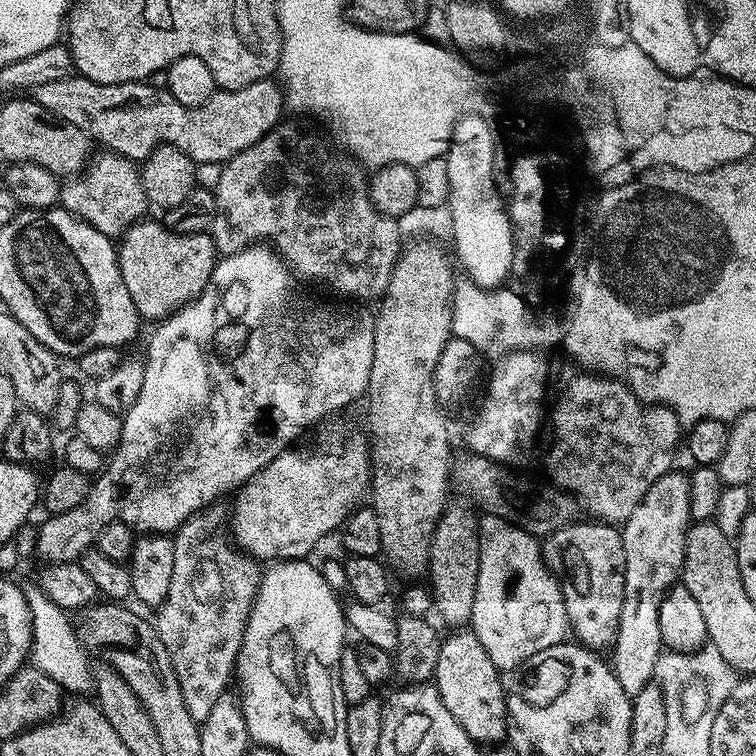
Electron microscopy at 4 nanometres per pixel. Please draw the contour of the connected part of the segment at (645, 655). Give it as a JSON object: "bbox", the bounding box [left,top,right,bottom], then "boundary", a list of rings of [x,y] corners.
{"bbox":[610,472,689,698],"boundary":[[[664,472],[653,484],[651,481],[645,487],[640,501],[622,521],[622,595],[618,634],[616,643],[610,649],[610,667],[625,696],[629,698],[638,695],[655,677],[656,665],[661,663],[658,606],[666,589],[681,575],[684,567],[684,538],[689,527],[688,476],[680,472]]]}

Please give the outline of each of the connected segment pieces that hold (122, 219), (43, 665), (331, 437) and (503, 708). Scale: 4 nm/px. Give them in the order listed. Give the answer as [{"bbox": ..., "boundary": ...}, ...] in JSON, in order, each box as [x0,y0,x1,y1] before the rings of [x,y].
[{"bbox":[59,150,150,238],"boundary":[[[100,150],[89,159],[83,172],[67,177],[60,186],[59,207],[66,209],[71,216],[85,220],[103,236],[119,238],[132,224],[145,219],[150,205],[142,190],[140,168],[133,161],[119,156],[117,152]]]},{"bbox":[25,591,93,694],"boundary":[[[30,591],[25,595],[25,607],[30,612],[31,640],[29,642],[29,661],[31,665],[41,670],[48,678],[58,682],[60,688],[67,693],[86,694],[93,687],[93,667],[90,666],[89,655],[77,640],[75,627],[67,611],[51,602],[44,592]]]},{"bbox":[230,432,370,562],"boundary":[[[320,432],[304,452],[279,452],[266,467],[243,481],[232,512],[230,508],[230,536],[235,547],[260,562],[299,560],[307,557],[323,536],[333,535],[370,488],[370,444],[360,432],[345,436]]]},{"bbox":[434,630,510,746],"boundary":[[[471,630],[449,632],[452,633],[441,639],[438,650],[438,666],[434,677],[438,694],[442,698],[446,710],[450,710],[450,714],[454,714],[454,722],[458,722],[458,726],[462,726],[462,730],[466,730],[466,734],[473,742],[480,746],[499,745],[503,741],[500,739],[507,734],[508,723],[510,723],[509,705],[506,701],[504,702],[504,688],[500,685],[501,669],[497,668],[494,662],[490,662],[490,654],[486,650],[486,646],[482,646],[480,639]]]}]

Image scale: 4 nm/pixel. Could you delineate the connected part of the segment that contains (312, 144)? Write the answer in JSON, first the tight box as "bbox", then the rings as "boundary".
{"bbox":[210,122,402,301],"boundary":[[[281,122],[271,132],[267,132],[258,142],[254,142],[254,146],[250,146],[246,150],[242,150],[238,155],[224,161],[218,178],[218,186],[214,190],[216,213],[212,219],[210,229],[212,241],[215,244],[217,253],[220,254],[240,252],[253,242],[267,242],[274,249],[276,256],[288,265],[293,277],[300,279],[301,276],[304,280],[313,280],[316,284],[325,284],[326,287],[333,288],[334,291],[341,292],[344,296],[353,296],[356,300],[373,299],[372,301],[375,301],[384,295],[386,286],[390,282],[392,267],[397,256],[400,255],[402,239],[400,240],[400,232],[396,229],[397,221],[391,216],[384,216],[378,210],[374,210],[374,206],[368,198],[368,181],[365,169],[353,157],[333,147],[315,127],[313,128],[303,128],[300,124]]]}

